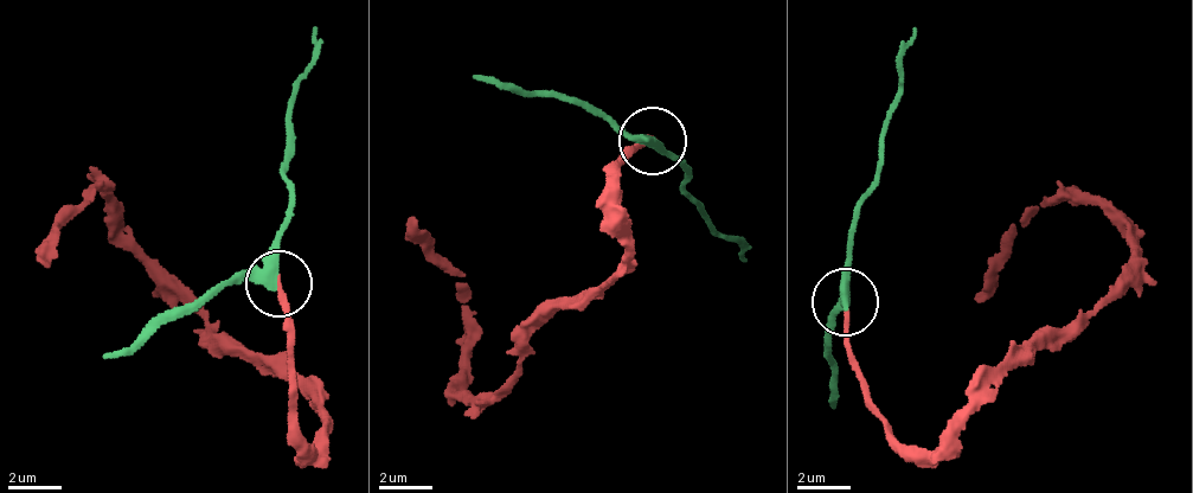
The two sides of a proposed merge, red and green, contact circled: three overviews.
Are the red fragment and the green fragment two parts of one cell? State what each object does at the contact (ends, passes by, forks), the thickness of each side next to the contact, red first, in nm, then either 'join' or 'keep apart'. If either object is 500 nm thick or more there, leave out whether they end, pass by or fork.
red ends there; green passes by; 200 nm thick on the red side, 340 nm on the other; join

